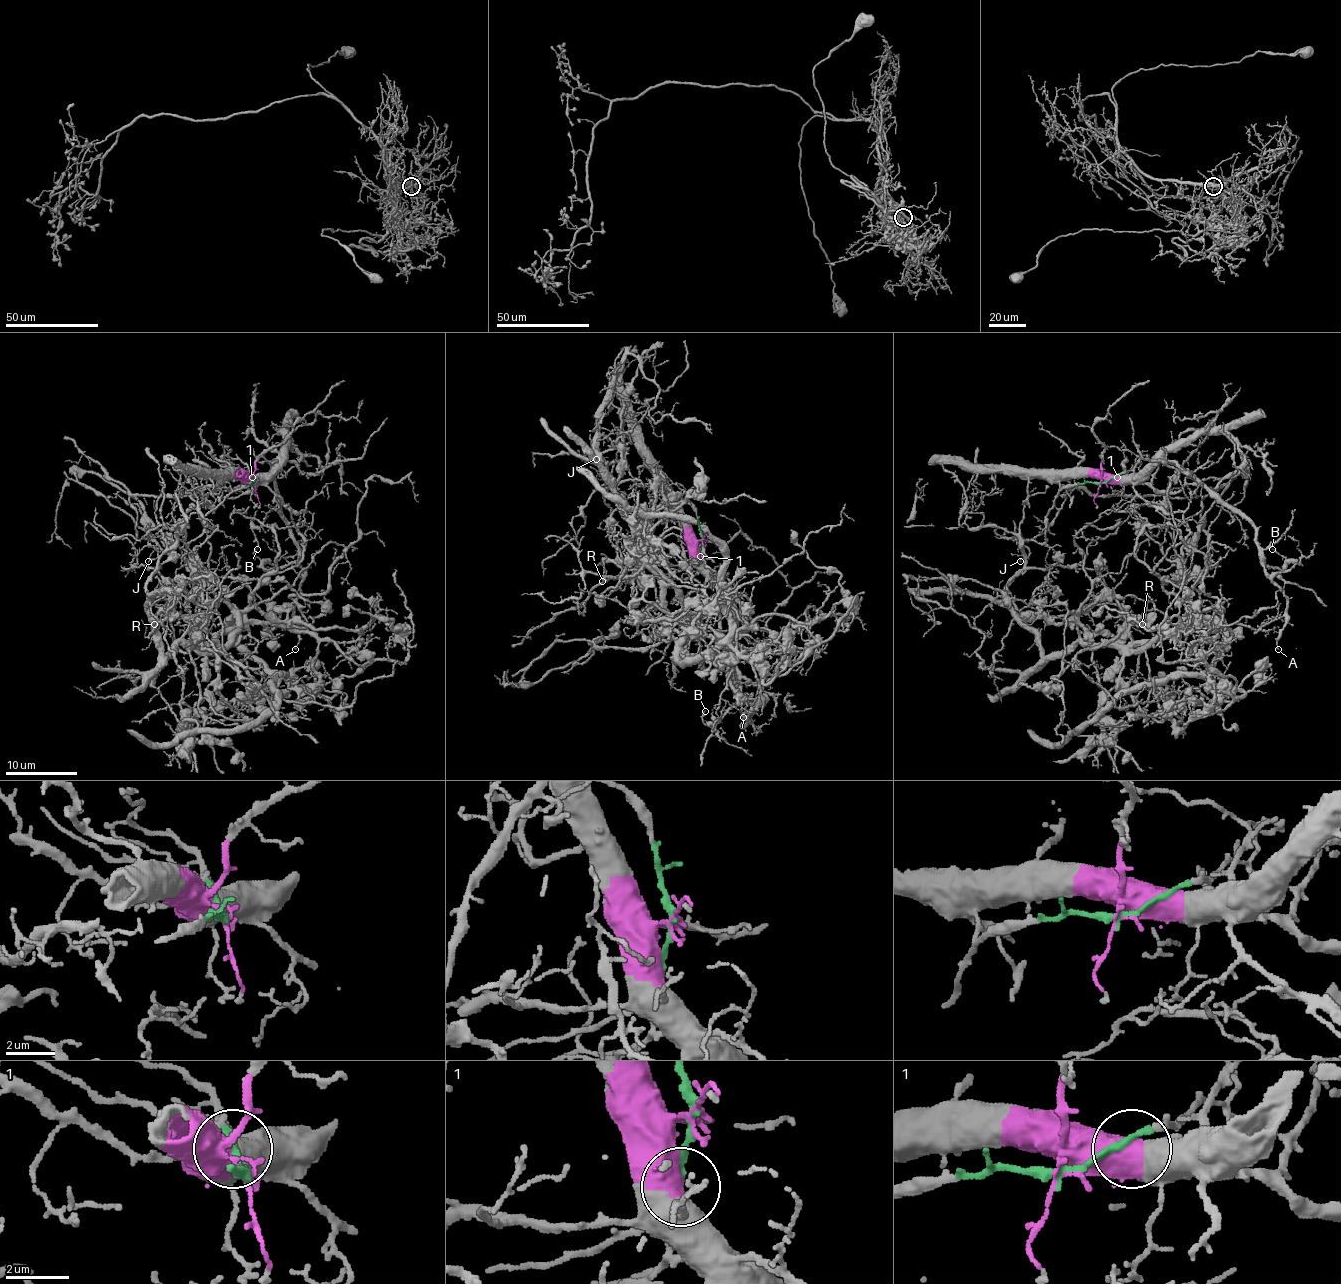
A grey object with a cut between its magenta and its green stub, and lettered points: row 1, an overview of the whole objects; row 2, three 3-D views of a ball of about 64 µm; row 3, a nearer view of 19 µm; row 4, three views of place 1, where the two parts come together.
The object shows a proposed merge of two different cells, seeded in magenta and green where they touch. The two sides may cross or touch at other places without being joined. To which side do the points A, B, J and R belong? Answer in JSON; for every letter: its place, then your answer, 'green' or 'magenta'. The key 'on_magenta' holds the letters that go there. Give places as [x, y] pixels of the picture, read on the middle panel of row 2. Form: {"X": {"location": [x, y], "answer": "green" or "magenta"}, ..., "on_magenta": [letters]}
{"A": {"location": [743, 717], "answer": "magenta"}, "B": {"location": [705, 711], "answer": "magenta"}, "J": {"location": [596, 459], "answer": "green"}, "R": {"location": [602, 581], "answer": "green"}, "on_magenta": ["A", "B"]}

